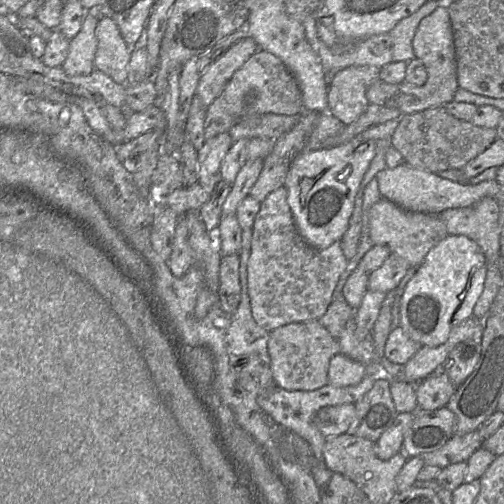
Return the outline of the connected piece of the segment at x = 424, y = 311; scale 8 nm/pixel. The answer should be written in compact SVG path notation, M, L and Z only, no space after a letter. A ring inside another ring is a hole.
M447 235L417 267L400 299L400 326L421 346L444 343L452 328L473 316L487 274L486 258L479 245L465 235Z

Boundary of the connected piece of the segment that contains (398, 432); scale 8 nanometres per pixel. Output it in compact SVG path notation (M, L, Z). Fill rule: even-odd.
M414 412L398 413L390 427L379 436L374 445L374 452L379 459L387 460L400 451L404 434L414 415Z

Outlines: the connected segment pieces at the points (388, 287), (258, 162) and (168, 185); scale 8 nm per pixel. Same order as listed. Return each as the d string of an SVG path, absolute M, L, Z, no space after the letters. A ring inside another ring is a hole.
M391 253L380 267L369 273L368 288L388 293L397 288L409 269L410 265L406 260Z
M263 158L248 159L237 173L231 191L222 205L222 216L236 214L240 202L249 194L264 165Z
M163 154L158 158L152 175L150 197L155 201L156 195L165 196L169 192L184 187L183 171L177 154Z

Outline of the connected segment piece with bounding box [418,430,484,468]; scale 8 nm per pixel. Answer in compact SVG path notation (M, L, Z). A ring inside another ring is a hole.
M477 430L465 434L454 434L440 449L421 456L425 465L444 468L452 463L467 461L483 446L484 440Z

